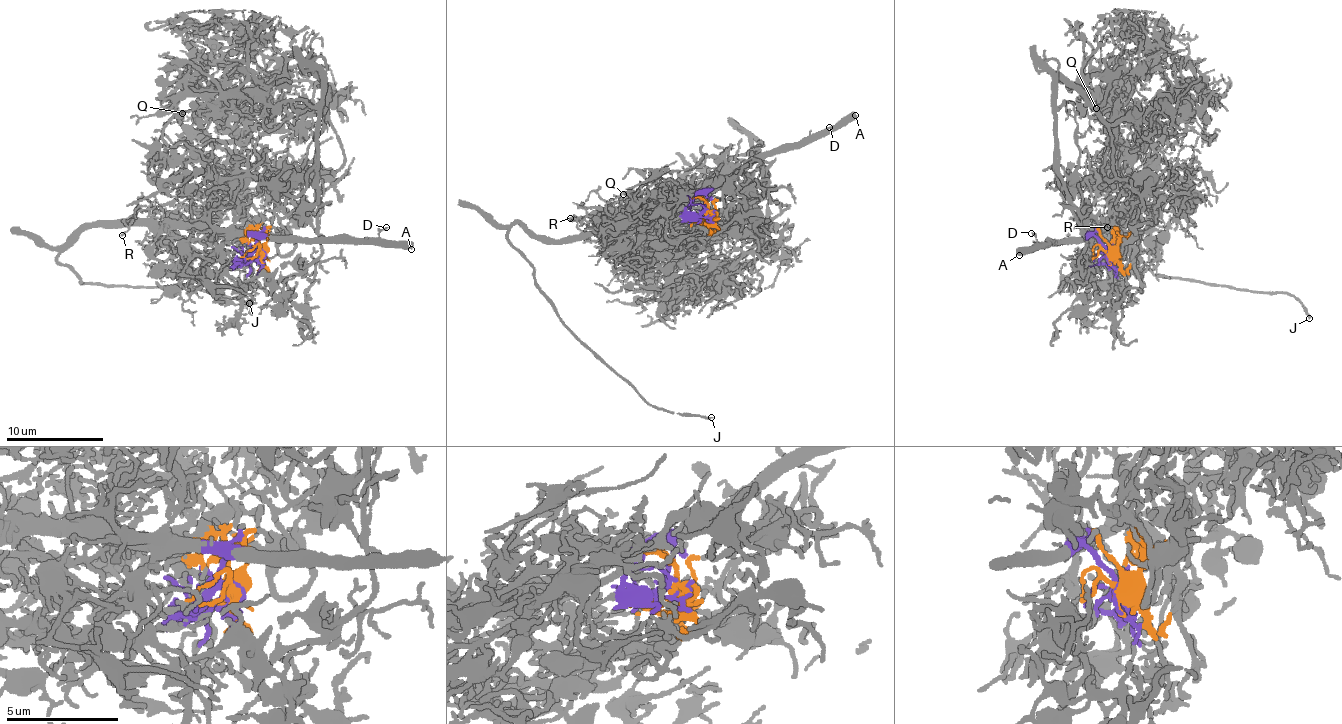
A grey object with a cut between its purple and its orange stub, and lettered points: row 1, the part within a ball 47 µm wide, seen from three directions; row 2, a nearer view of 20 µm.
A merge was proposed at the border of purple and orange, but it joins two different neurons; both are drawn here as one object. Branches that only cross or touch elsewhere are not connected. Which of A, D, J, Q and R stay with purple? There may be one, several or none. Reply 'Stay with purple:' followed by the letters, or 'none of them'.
Stay with purple: A, D, J, R

